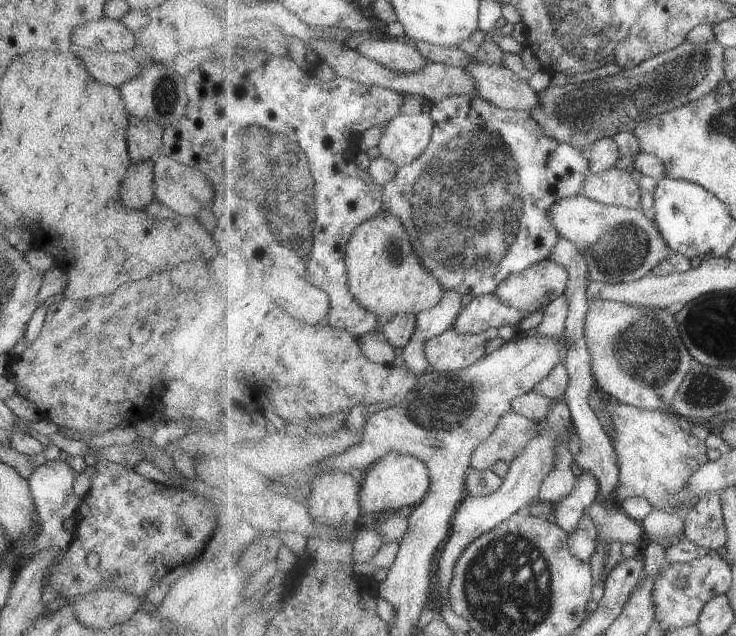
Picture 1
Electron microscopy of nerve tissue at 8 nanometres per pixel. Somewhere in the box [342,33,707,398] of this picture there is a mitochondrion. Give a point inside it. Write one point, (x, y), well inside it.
(461, 198)

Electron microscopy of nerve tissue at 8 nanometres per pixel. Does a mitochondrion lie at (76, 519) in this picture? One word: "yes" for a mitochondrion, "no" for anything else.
no

